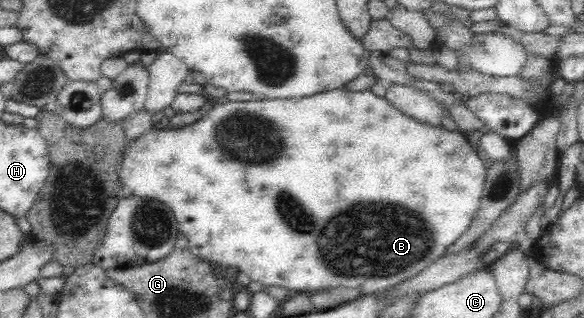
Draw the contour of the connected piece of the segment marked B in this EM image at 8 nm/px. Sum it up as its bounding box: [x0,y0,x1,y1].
[118,88,488,294]

